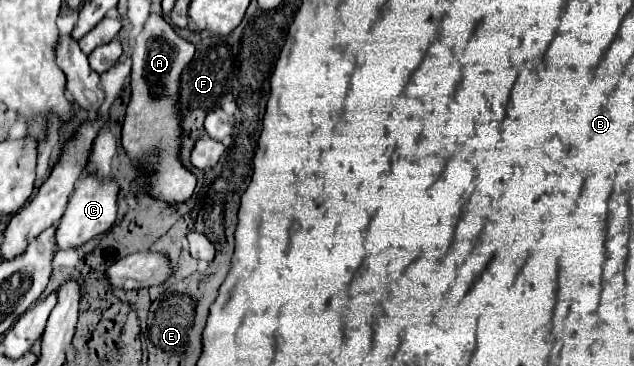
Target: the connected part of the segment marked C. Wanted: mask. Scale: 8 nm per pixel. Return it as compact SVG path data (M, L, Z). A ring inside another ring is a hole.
M85 176L77 182L75 192L67 204L65 214L61 216L57 230L55 230L55 252L63 252L67 248L79 248L81 244L87 244L97 234L107 232L117 216L117 192L119 186L115 182L101 184L95 176Z

